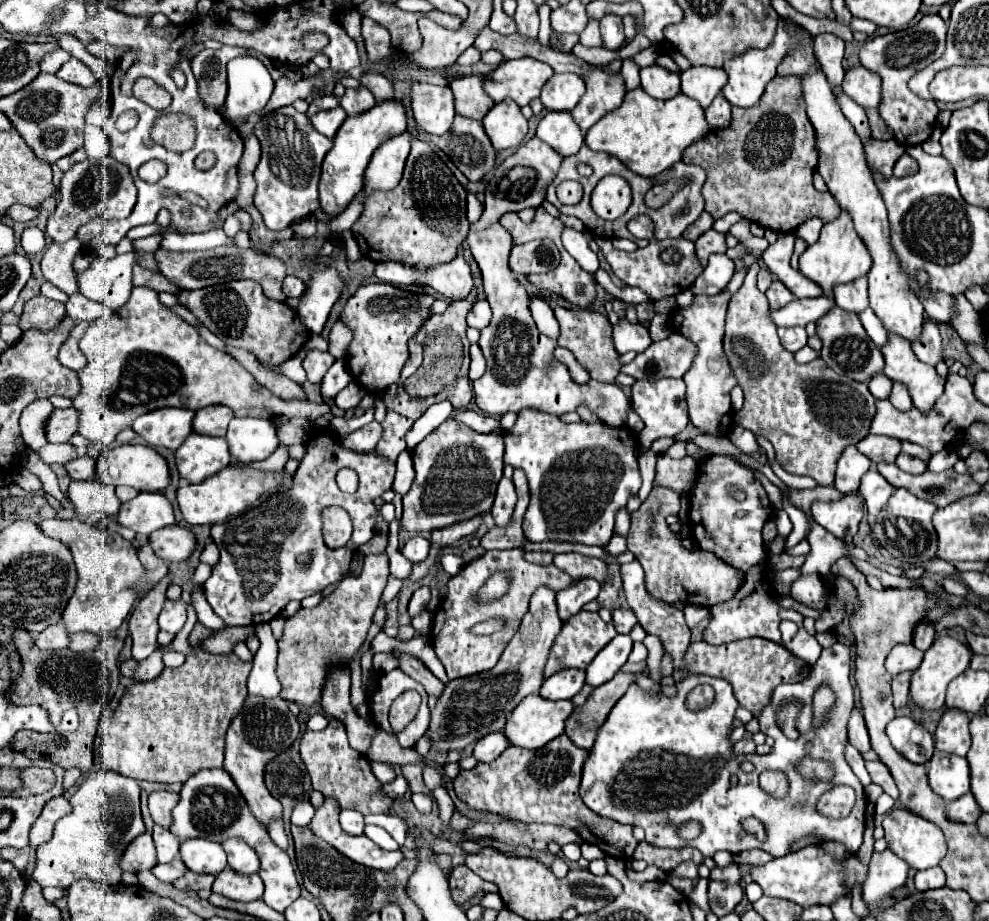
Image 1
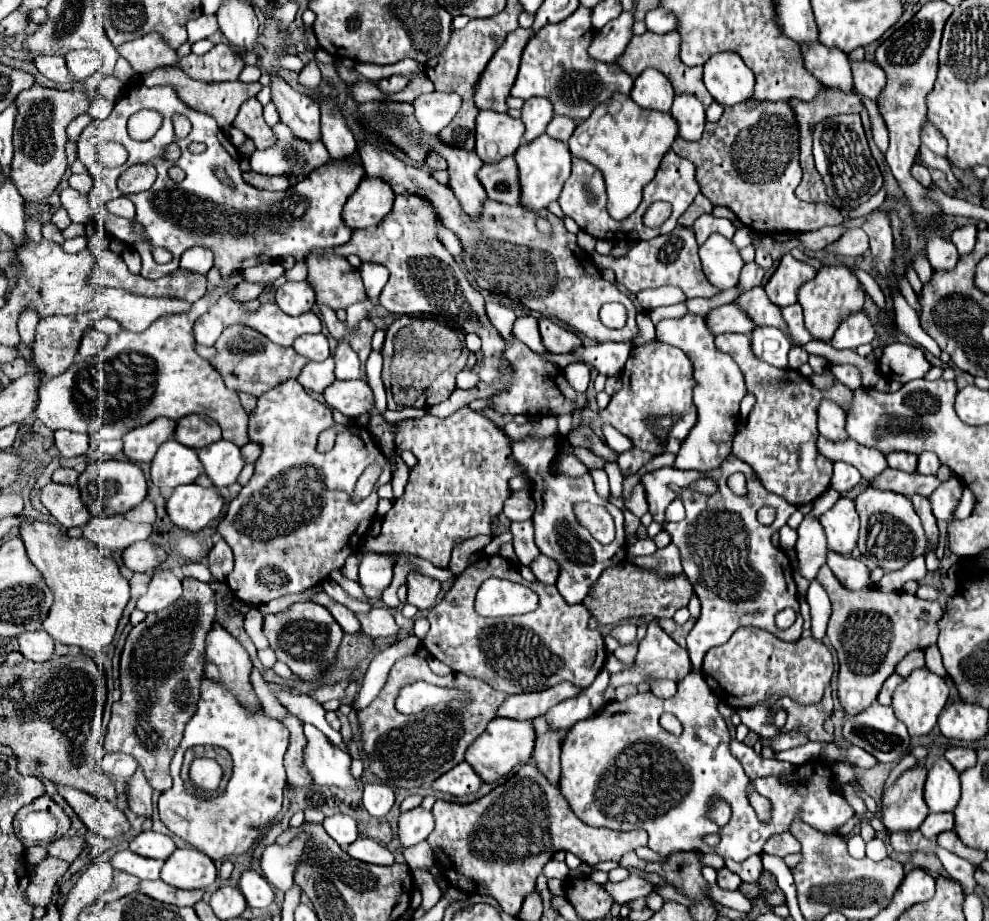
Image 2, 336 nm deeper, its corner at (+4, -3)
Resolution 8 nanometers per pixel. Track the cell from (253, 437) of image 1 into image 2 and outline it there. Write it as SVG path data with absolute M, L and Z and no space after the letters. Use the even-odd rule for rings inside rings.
M224 439L200 449L198 457L216 487L232 485L246 463L240 447Z

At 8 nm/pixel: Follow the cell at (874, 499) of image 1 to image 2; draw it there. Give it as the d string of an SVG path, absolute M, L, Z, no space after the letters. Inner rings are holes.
M836 461L834 463L834 475L832 475L832 487L836 491L840 491L842 495L850 493L854 487L858 487L862 483L860 471L848 463Z

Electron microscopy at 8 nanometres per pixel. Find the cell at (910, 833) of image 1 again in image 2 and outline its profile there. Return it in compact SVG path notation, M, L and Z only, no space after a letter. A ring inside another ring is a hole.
M908 769L882 799L882 823L888 833L916 831L928 817L924 801L926 769Z

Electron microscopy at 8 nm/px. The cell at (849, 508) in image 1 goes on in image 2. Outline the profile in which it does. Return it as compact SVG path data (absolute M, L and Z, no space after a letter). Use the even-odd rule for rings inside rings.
M840 497L836 505L820 517L820 523L828 537L828 547L840 555L848 555L858 541L860 519L854 509L854 501Z

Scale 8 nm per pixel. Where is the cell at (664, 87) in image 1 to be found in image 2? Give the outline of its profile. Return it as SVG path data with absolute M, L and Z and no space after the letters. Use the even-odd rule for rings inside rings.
M646 69L636 81L630 97L644 109L670 111L674 101L674 89L664 73L658 69Z

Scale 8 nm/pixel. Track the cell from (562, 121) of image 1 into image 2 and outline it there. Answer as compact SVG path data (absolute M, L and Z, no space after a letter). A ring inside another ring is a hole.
M544 133L538 139L518 147L514 157L516 157L518 169L520 169L520 185L522 185L522 193L524 193L524 207L538 211L538 209L548 207L550 201L558 199L564 181L570 177L572 153L570 153L566 143Z

